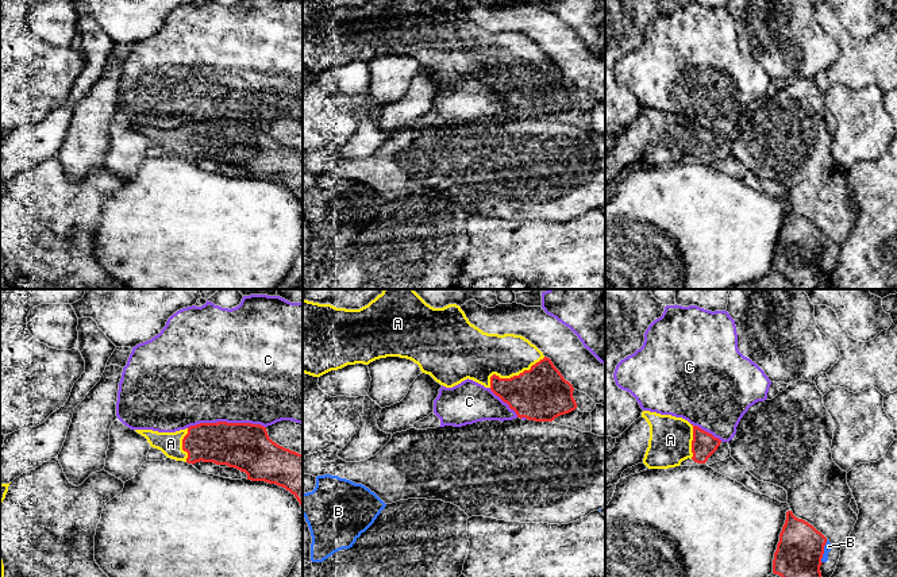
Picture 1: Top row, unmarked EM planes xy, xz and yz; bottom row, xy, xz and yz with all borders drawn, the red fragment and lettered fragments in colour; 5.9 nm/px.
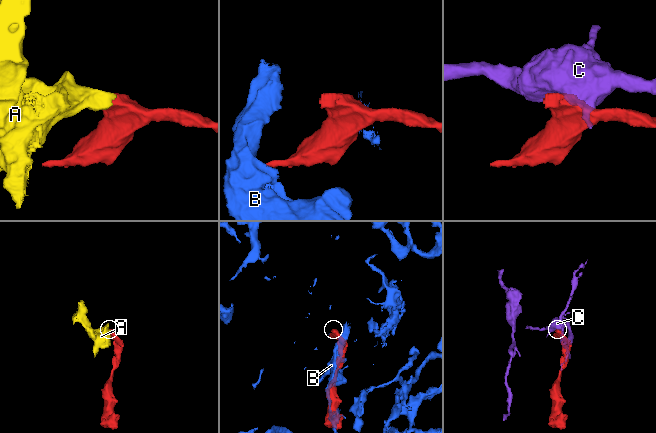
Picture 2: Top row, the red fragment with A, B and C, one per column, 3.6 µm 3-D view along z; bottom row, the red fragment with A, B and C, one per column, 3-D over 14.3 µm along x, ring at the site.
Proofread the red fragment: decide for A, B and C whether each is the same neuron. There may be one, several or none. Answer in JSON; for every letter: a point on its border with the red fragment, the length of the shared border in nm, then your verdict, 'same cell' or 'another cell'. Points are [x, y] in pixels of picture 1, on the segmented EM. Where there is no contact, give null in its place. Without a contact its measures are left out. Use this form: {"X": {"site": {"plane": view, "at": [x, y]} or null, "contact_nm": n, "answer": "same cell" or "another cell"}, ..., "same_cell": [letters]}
{"A": {"site": {"plane": "xz", "at": [514, 376]}, "contact_nm": 380, "answer": "same cell"}, "B": {"site": {"plane": "yz", "at": [823, 552]}, "contact_nm": 150, "answer": "another cell"}, "C": {"site": {"plane": "xy", "at": [226, 422]}, "contact_nm": 480, "answer": "another cell"}, "same_cell": ["A"]}

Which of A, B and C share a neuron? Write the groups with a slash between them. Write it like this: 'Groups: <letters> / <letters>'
Groups: A / B / C

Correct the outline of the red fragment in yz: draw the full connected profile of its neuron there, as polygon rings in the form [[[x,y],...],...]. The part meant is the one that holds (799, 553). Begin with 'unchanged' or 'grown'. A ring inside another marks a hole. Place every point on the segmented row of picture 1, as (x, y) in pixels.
unchanged; [[[792,511],[779,534],[773,573],[781,577],[821,577],[820,566],[827,538]]]

